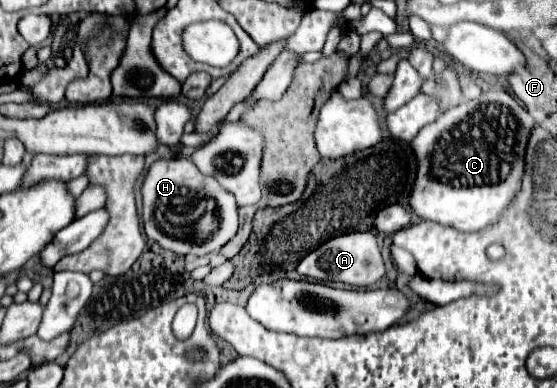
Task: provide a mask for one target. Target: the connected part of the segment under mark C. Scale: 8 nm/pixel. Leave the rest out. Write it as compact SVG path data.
M503 89L483 91L479 99L461 103L425 125L411 143L419 161L417 181L409 197L413 213L425 221L449 225L459 231L483 231L487 225L495 225L505 215L509 203L513 203L513 197L517 197L517 189L521 189L525 151L535 125L537 121Z

